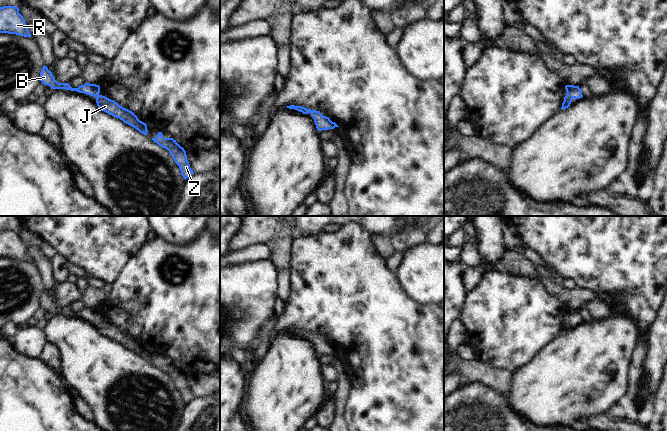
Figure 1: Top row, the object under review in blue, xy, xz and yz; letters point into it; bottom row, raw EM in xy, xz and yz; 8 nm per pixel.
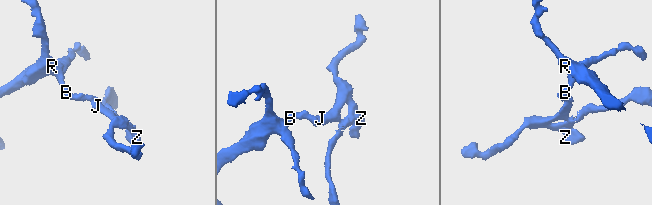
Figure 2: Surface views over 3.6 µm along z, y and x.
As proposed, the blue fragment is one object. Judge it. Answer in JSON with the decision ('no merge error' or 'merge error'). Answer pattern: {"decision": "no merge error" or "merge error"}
{"decision": "no merge error"}

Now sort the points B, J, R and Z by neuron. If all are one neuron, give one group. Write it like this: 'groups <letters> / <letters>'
groups B J R Z

